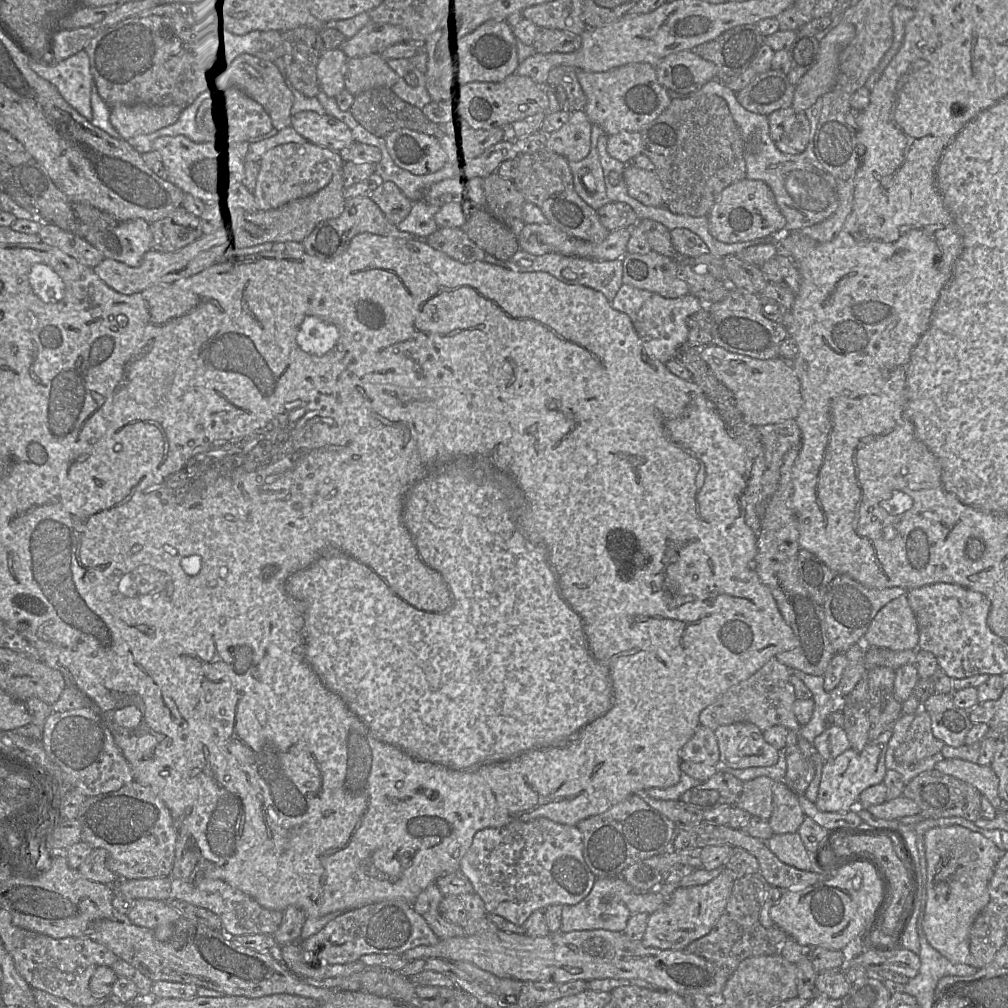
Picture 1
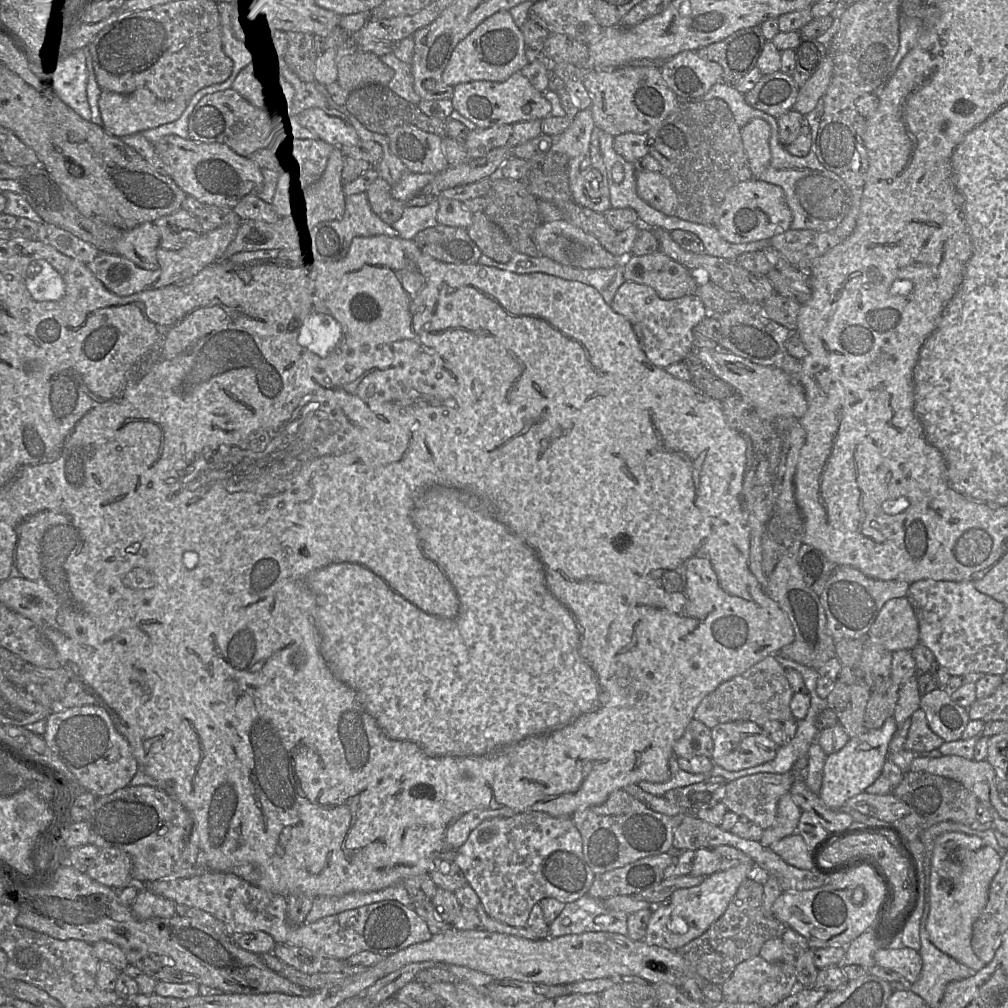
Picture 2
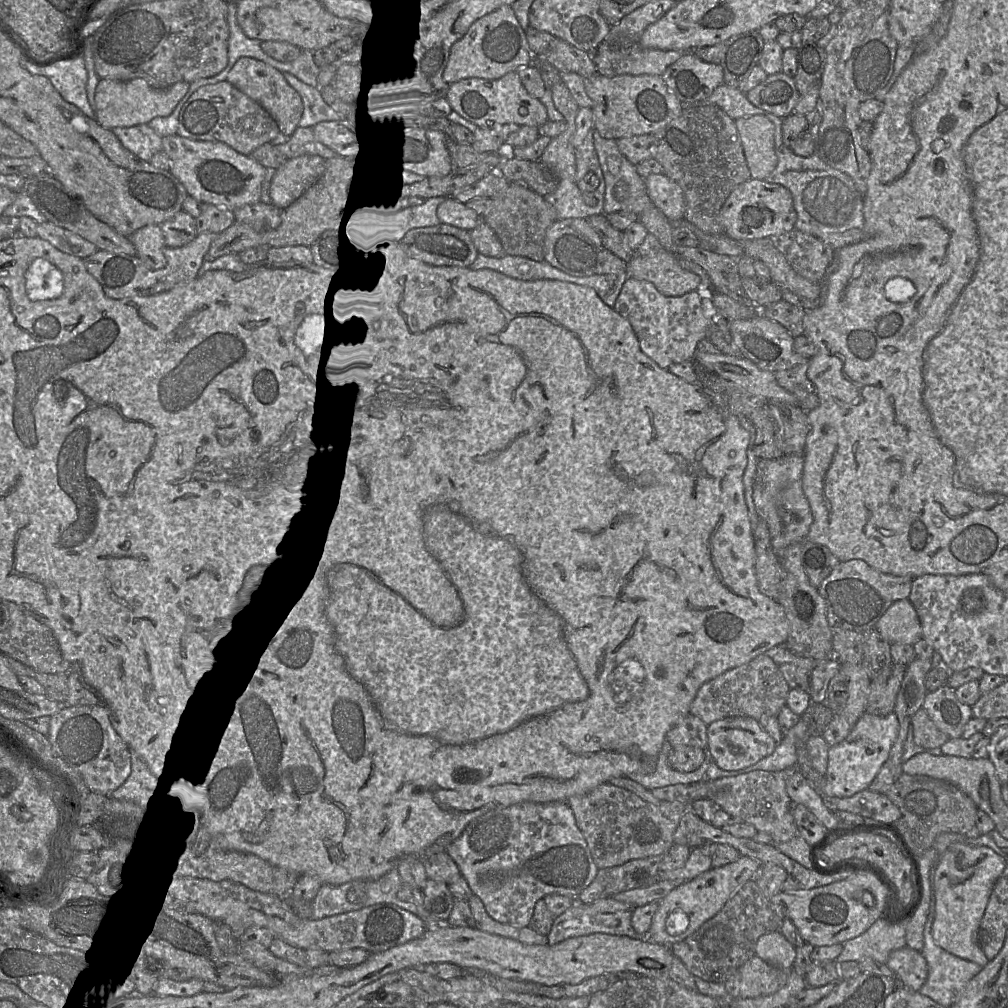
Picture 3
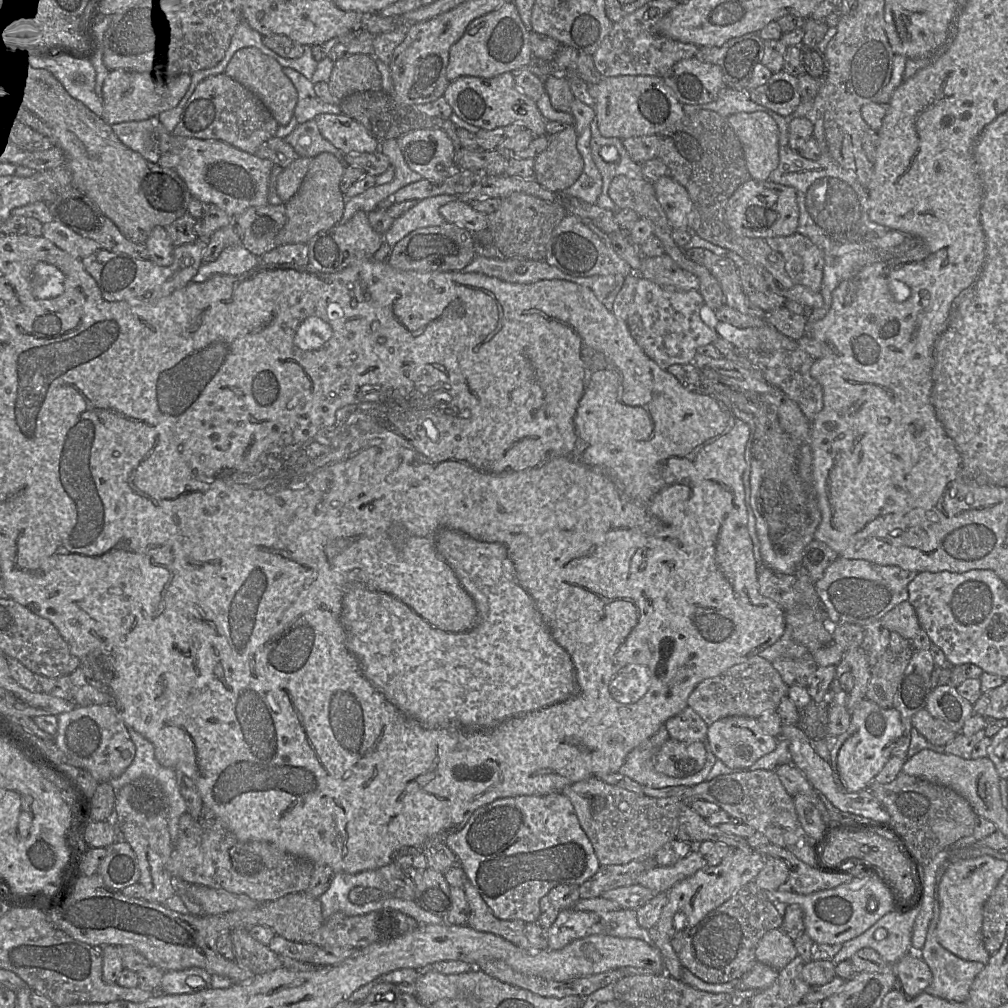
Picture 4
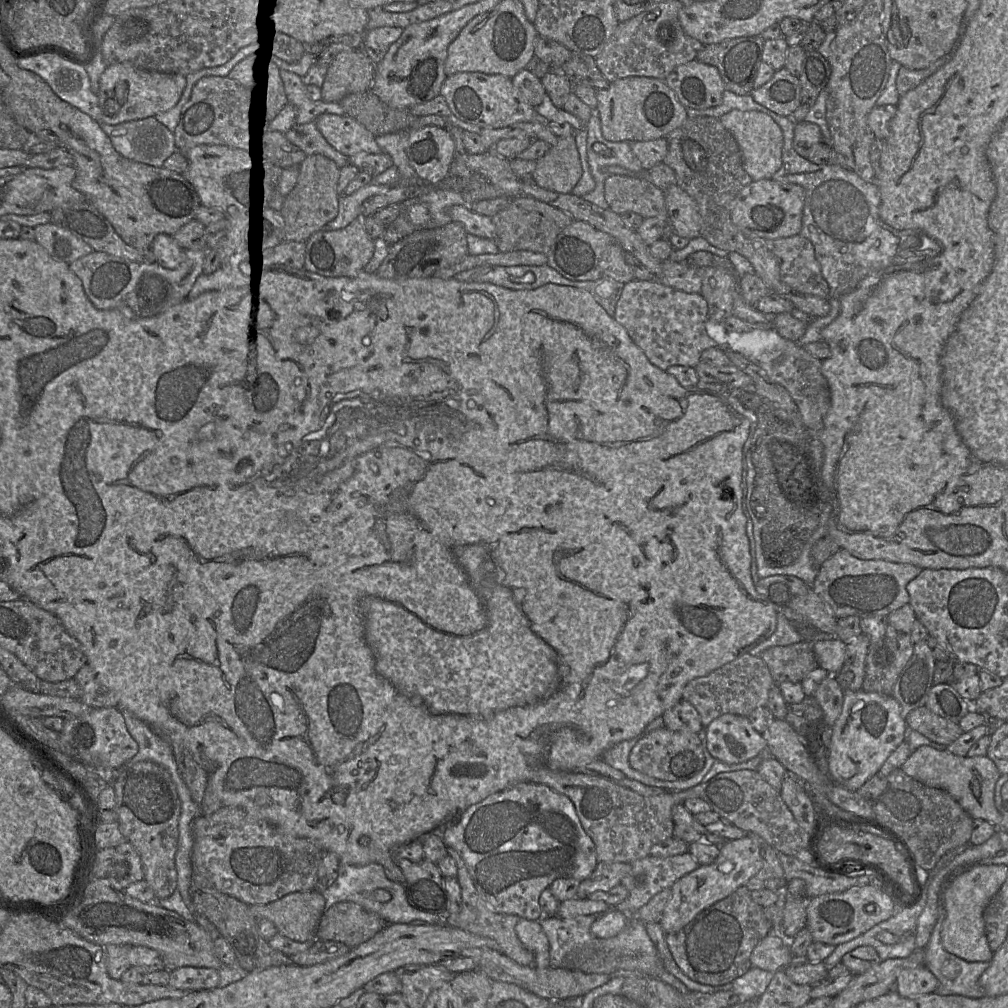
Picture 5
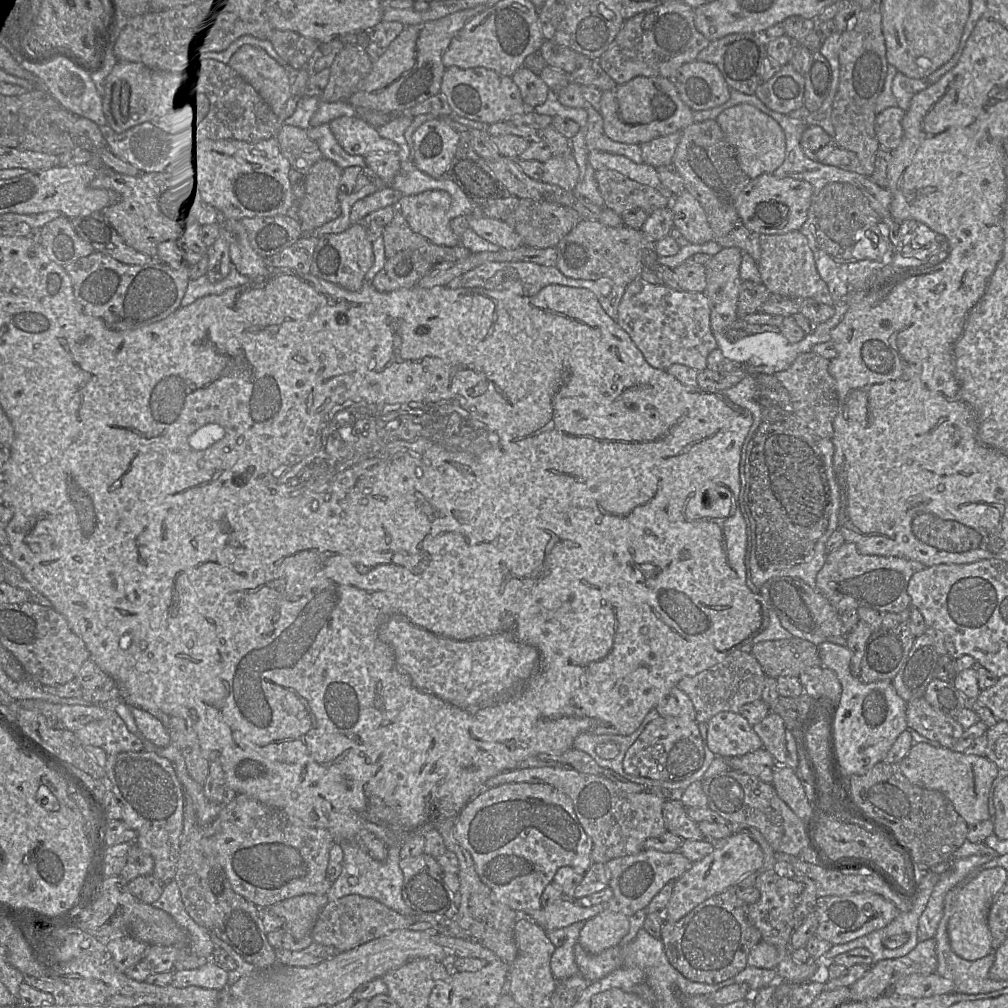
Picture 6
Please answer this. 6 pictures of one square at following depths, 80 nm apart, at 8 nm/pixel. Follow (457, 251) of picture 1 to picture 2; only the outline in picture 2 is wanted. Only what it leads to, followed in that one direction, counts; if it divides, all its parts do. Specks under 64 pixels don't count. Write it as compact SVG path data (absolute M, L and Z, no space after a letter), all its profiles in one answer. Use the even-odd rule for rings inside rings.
M438 224L417 233L413 241L424 254L445 263L476 264L482 255L462 227Z

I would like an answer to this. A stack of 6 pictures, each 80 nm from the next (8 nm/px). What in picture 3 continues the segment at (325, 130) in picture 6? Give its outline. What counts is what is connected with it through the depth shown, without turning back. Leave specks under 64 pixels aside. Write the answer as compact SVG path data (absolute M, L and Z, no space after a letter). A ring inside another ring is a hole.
M299 125L287 141L275 145L278 145L278 150L283 152L287 159L303 155L318 155L328 159L338 152L320 142L315 137L313 127Z

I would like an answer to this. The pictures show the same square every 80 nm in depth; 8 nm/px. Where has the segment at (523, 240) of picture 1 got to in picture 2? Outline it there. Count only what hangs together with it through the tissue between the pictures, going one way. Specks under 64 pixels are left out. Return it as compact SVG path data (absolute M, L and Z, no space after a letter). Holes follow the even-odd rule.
M564 220L542 222L533 233L533 241L541 256L546 256L560 264L582 269L611 268L622 262L591 234Z

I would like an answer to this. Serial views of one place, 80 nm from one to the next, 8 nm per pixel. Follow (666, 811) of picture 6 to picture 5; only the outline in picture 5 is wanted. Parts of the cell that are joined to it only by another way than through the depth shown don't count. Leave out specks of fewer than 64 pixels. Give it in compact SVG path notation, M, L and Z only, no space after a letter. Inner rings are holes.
M684 804L675 805L672 808L672 818L674 823L673 836L686 843L700 842L703 844L713 844L721 846L726 839L709 832L706 827L700 824L694 815L686 809Z

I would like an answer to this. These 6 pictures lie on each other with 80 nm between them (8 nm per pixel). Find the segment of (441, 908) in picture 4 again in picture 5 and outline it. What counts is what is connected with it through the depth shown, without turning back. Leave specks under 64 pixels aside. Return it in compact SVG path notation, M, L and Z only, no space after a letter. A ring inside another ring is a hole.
M401 859L397 863L405 876L404 886L409 904L446 921L451 899L438 866L427 859L420 862Z

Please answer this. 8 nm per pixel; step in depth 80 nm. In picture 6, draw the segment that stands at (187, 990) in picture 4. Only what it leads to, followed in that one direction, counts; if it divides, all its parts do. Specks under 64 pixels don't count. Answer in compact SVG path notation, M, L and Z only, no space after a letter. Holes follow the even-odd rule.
M209 959L196 969L173 971L171 984L177 988L198 986L205 989L222 990L228 981L228 971Z

